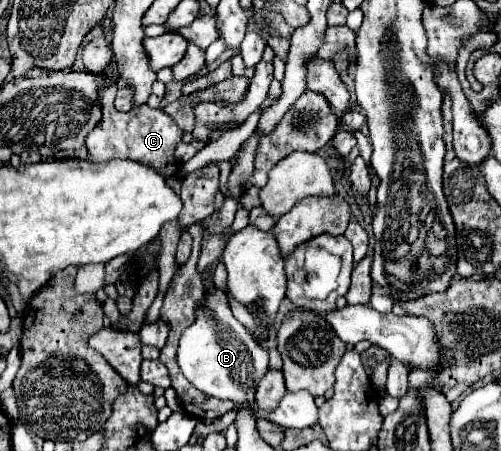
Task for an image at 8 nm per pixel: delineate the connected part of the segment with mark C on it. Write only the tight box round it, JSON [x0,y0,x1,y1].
[87,63,181,178]

